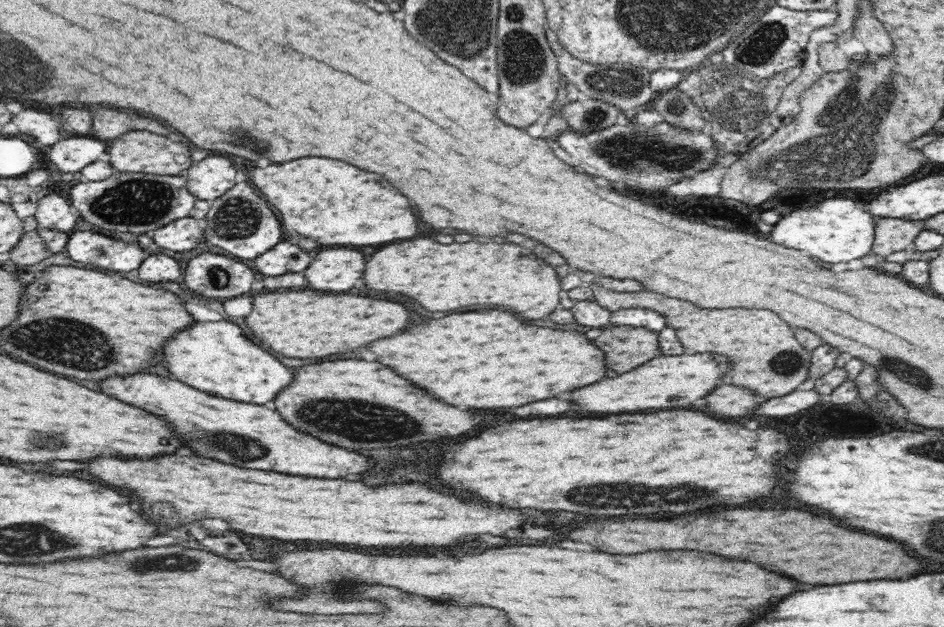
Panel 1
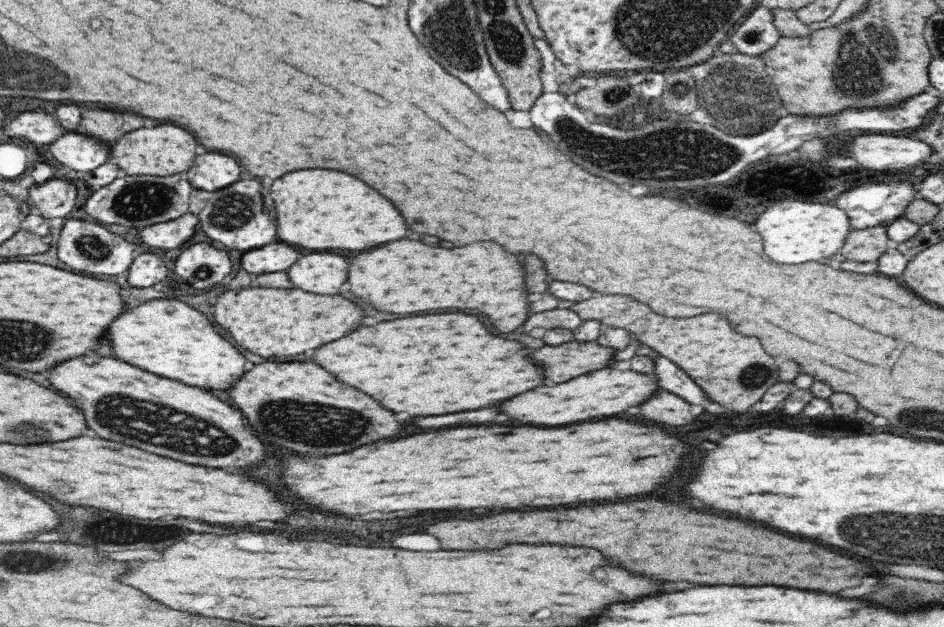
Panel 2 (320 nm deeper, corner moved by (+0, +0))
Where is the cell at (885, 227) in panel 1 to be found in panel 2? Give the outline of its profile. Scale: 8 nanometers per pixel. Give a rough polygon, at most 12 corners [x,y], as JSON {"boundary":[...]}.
{"boundary":[[884,227],[852,230],[840,254],[874,262],[892,245]]}

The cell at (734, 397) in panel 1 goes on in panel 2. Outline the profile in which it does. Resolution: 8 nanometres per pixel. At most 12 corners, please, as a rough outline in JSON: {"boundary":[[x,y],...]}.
{"boundary":[[658,392],[638,406],[638,418],[682,426],[690,424],[690,404]]}

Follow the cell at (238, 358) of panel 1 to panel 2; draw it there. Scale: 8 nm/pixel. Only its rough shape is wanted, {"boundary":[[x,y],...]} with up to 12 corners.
{"boundary":[[148,300],[108,326],[116,358],[226,390],[244,356],[204,314]]}

